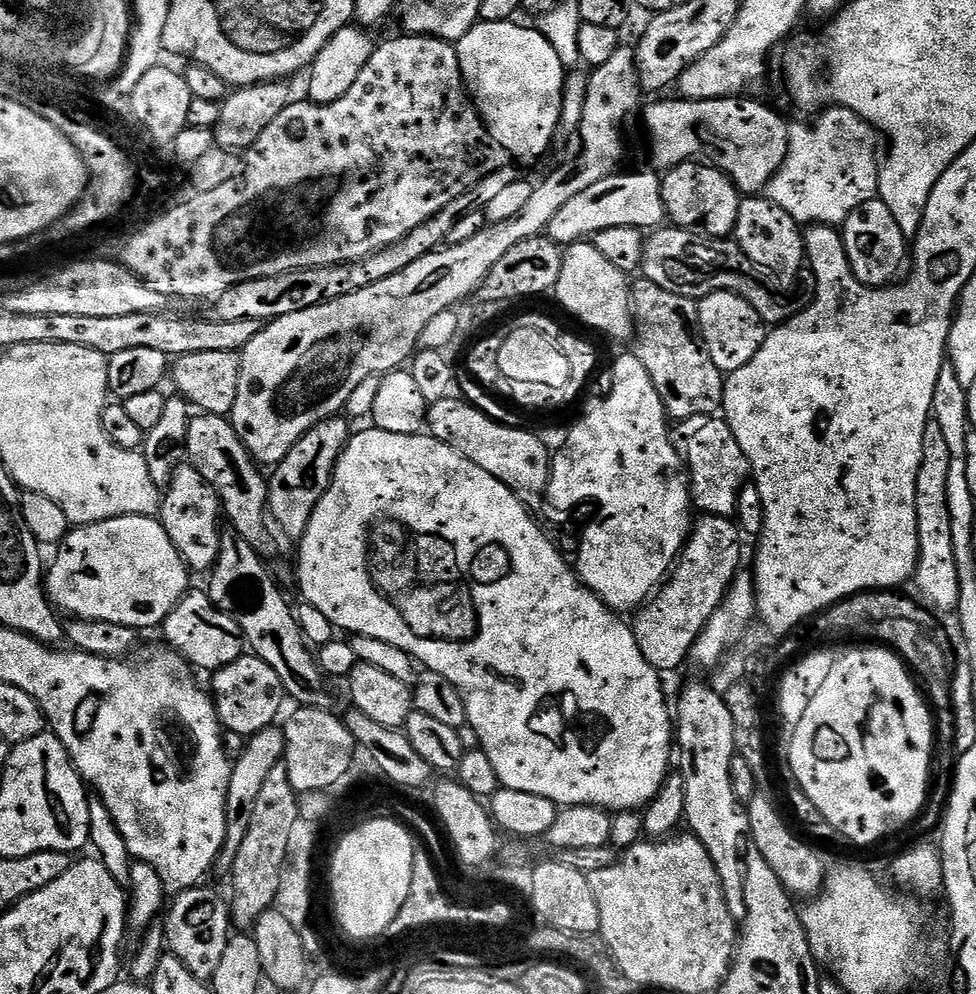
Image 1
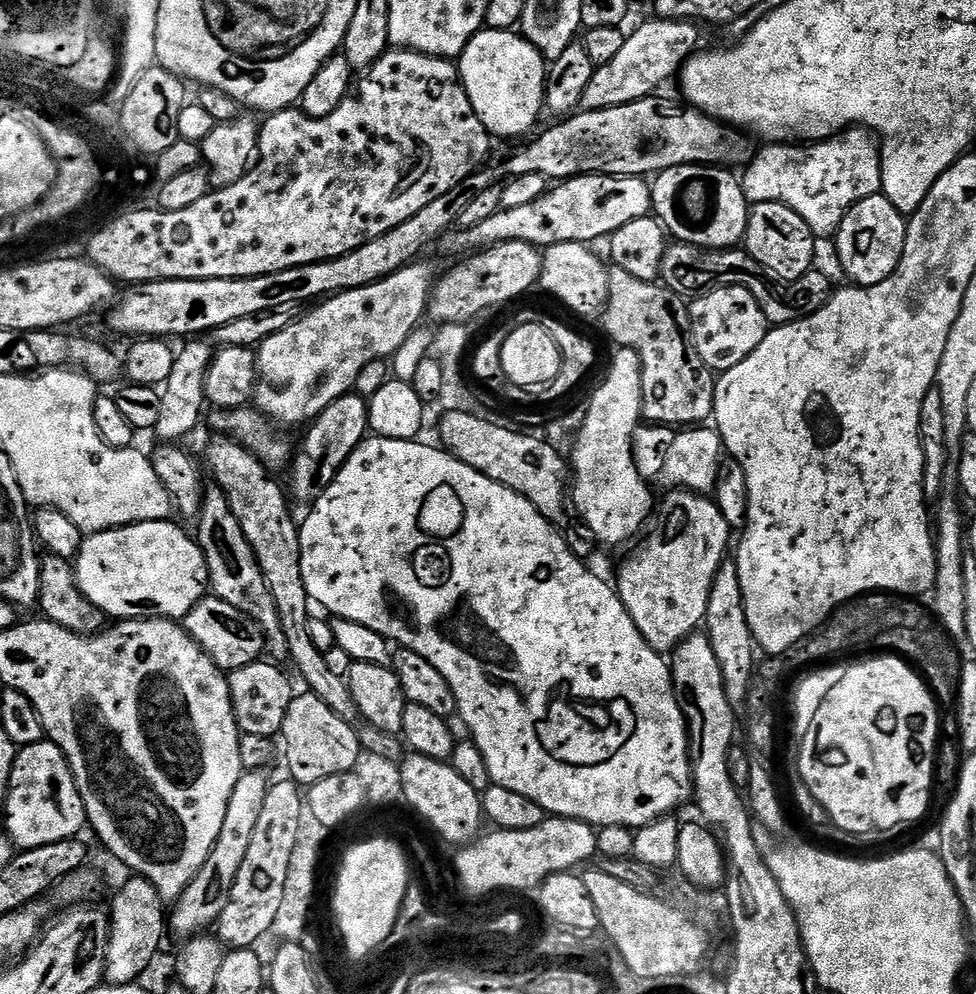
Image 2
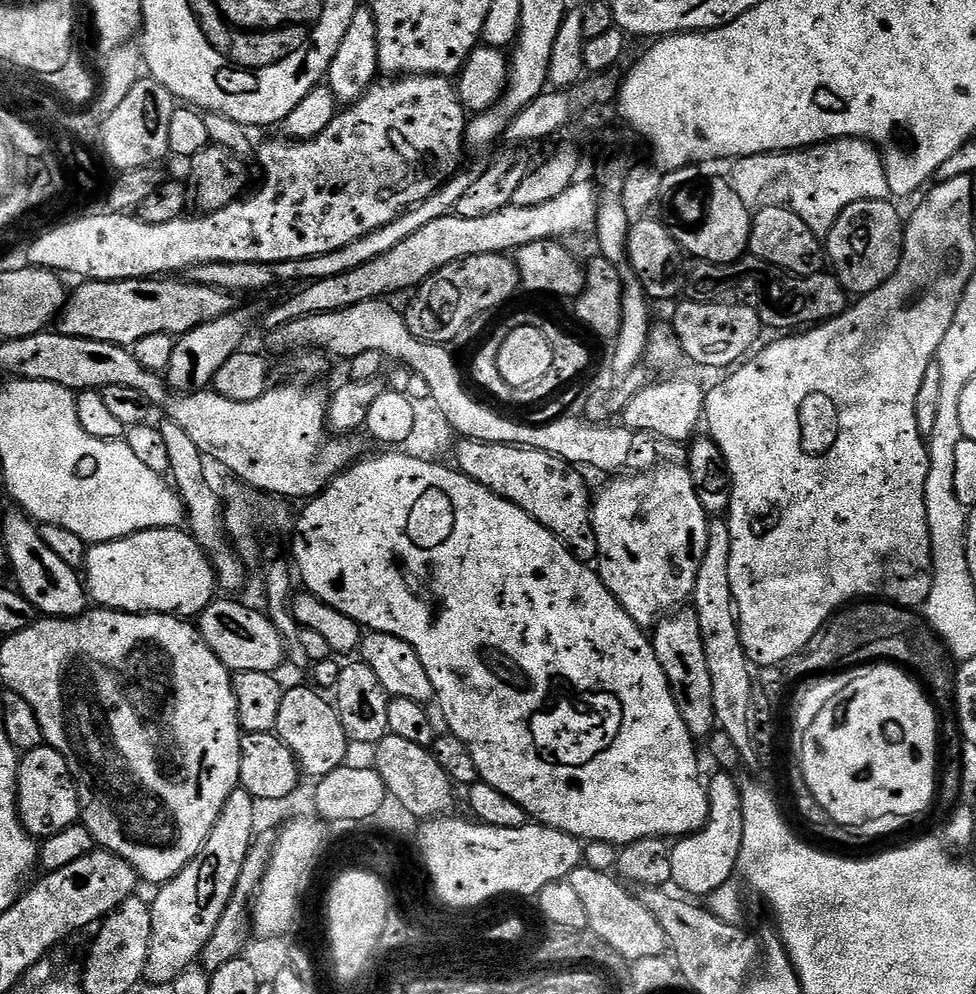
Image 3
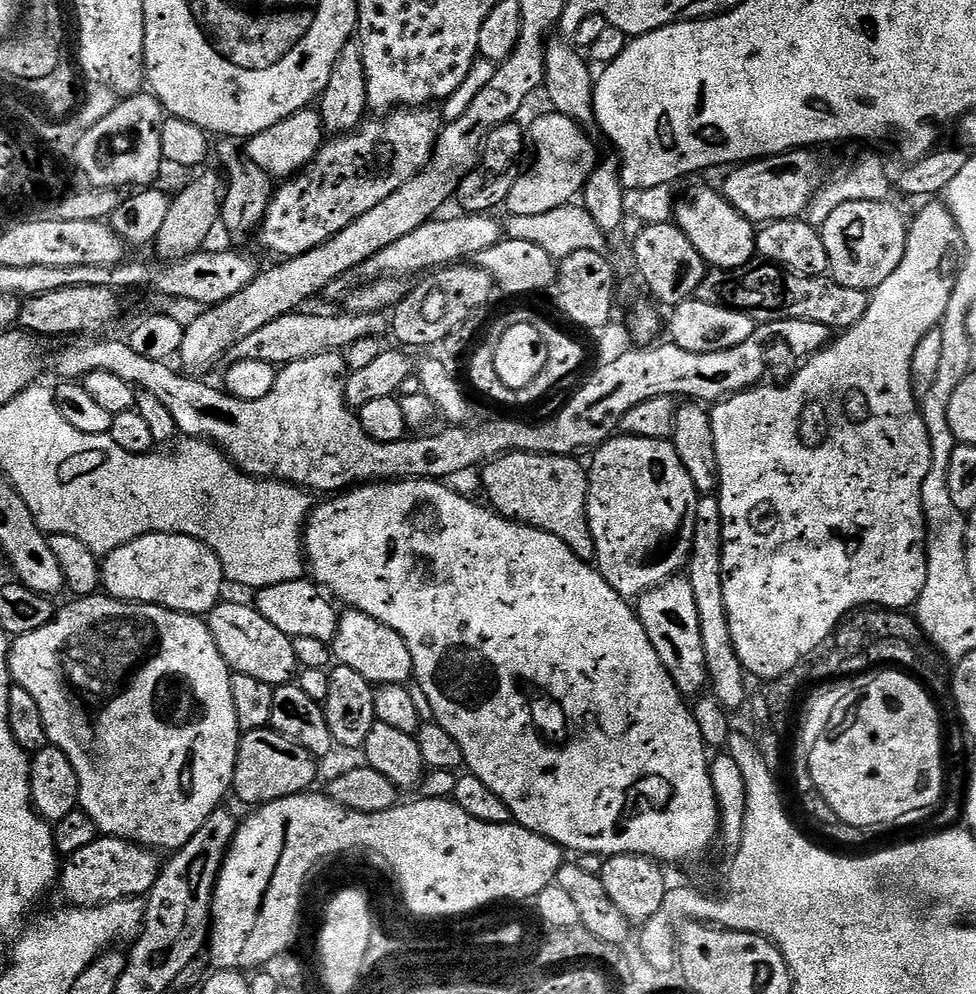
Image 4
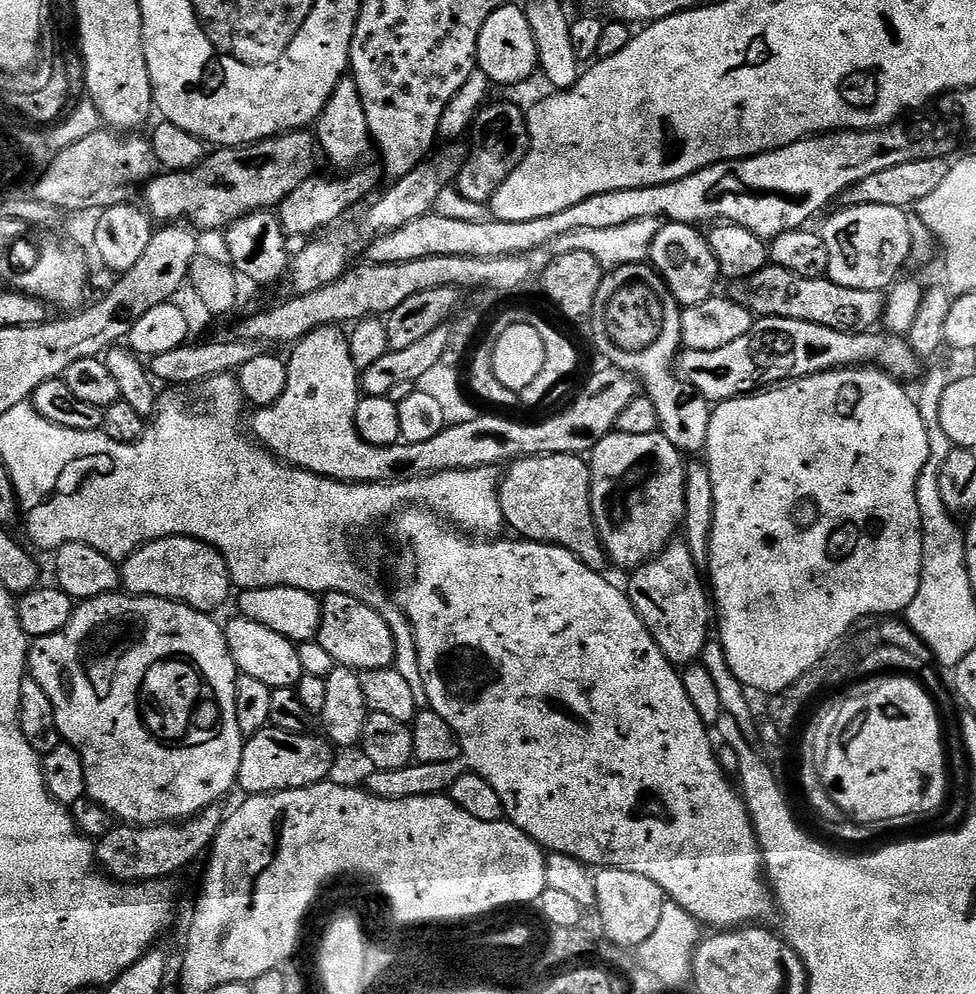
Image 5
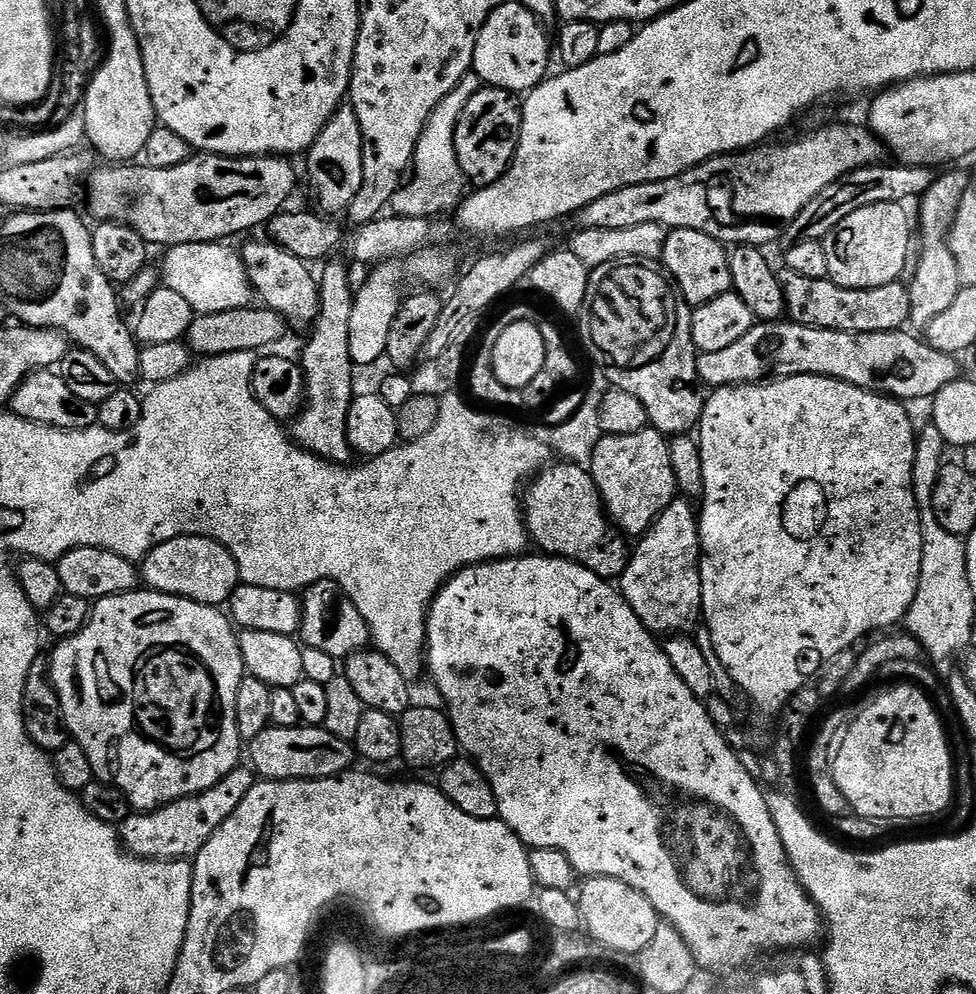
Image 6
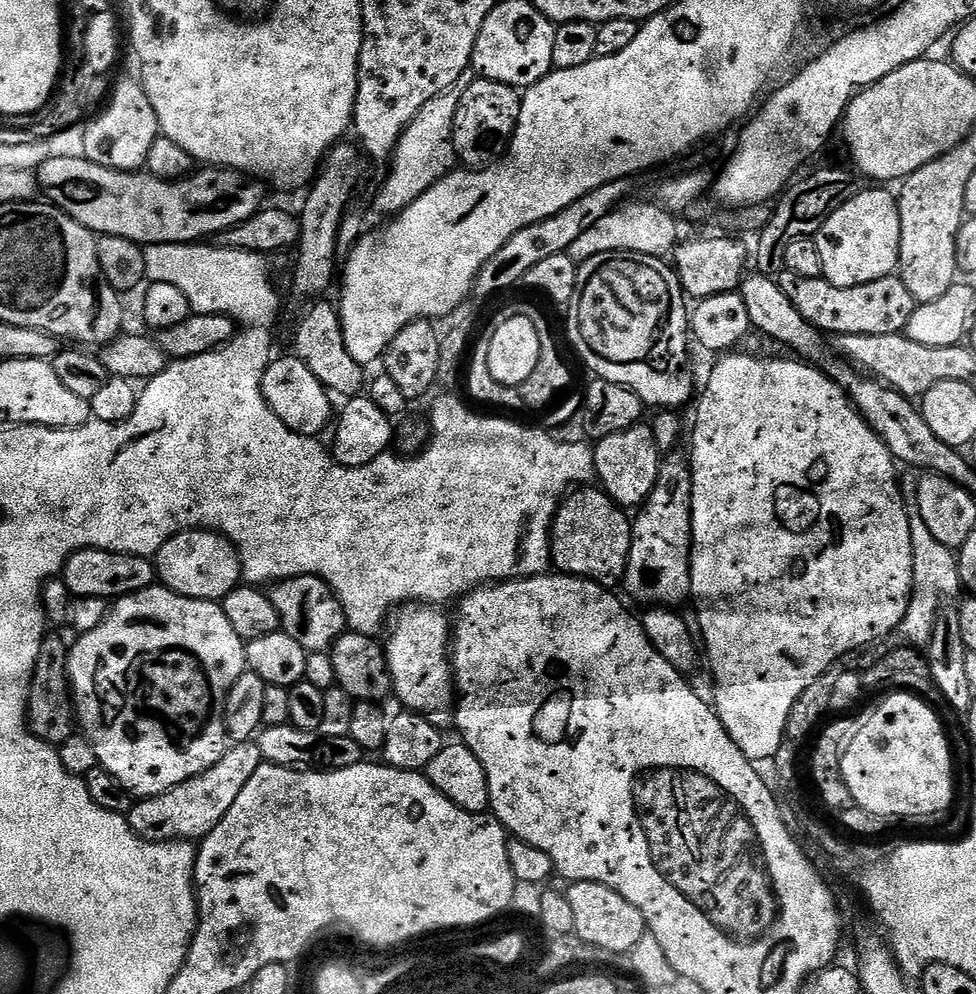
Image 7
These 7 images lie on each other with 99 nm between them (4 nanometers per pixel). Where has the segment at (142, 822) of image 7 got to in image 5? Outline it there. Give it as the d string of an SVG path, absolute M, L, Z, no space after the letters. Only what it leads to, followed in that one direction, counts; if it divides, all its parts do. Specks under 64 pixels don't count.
M213 806L183 822L151 826L113 826L110 834L95 841L96 863L120 882L143 882L172 878L175 872L203 857L211 849L222 823L222 812Z

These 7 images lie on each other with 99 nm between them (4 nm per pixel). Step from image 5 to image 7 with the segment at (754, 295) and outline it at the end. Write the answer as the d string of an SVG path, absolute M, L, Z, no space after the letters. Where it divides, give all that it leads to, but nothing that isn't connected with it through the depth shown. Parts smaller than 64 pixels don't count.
M785 270L778 276L778 283L782 294L786 294L786 298L790 298L794 310L798 310L798 314L802 314L802 318L806 318L806 322L814 325L819 332L836 336L853 336L854 334L901 335L904 327L910 322L910 314L914 314L917 305L914 294L910 294L910 290L906 290L906 282L902 282L899 275L896 274L886 278L878 278L874 282L866 282L862 286L839 288L823 278L819 280L802 278L798 274Z

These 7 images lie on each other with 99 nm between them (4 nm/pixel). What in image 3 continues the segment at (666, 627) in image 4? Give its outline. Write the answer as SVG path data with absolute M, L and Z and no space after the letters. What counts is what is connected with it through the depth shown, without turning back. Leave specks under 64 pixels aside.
M676 610L663 617L651 633L650 639L658 662L662 662L662 670L666 670L674 702L678 702L678 710L693 740L707 741L717 727L714 689L710 687L710 666L706 663L706 646L702 646L702 630L698 626L695 611Z

